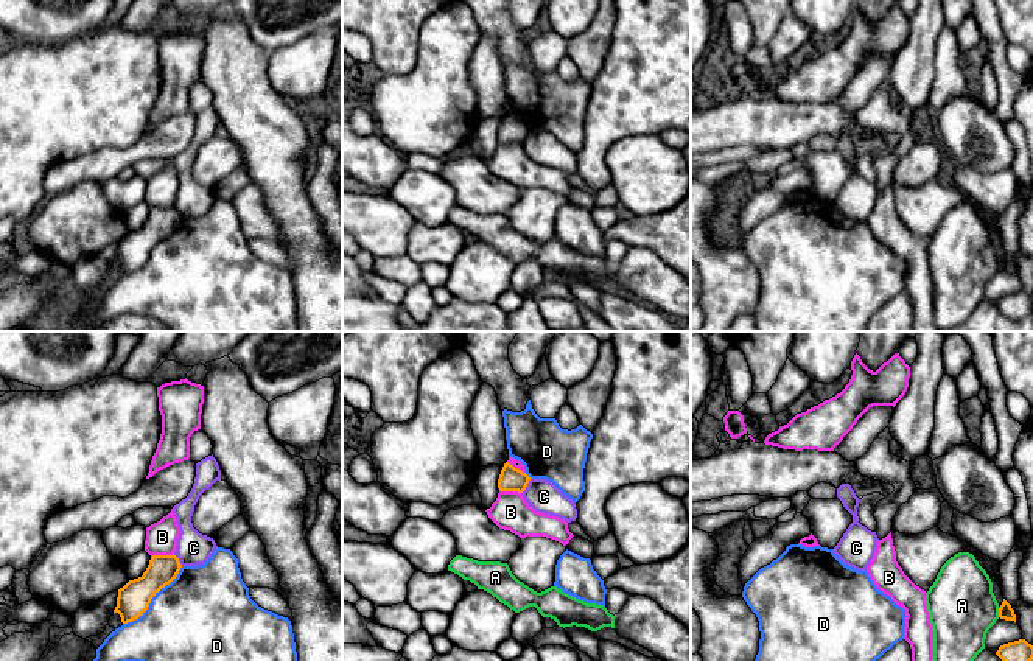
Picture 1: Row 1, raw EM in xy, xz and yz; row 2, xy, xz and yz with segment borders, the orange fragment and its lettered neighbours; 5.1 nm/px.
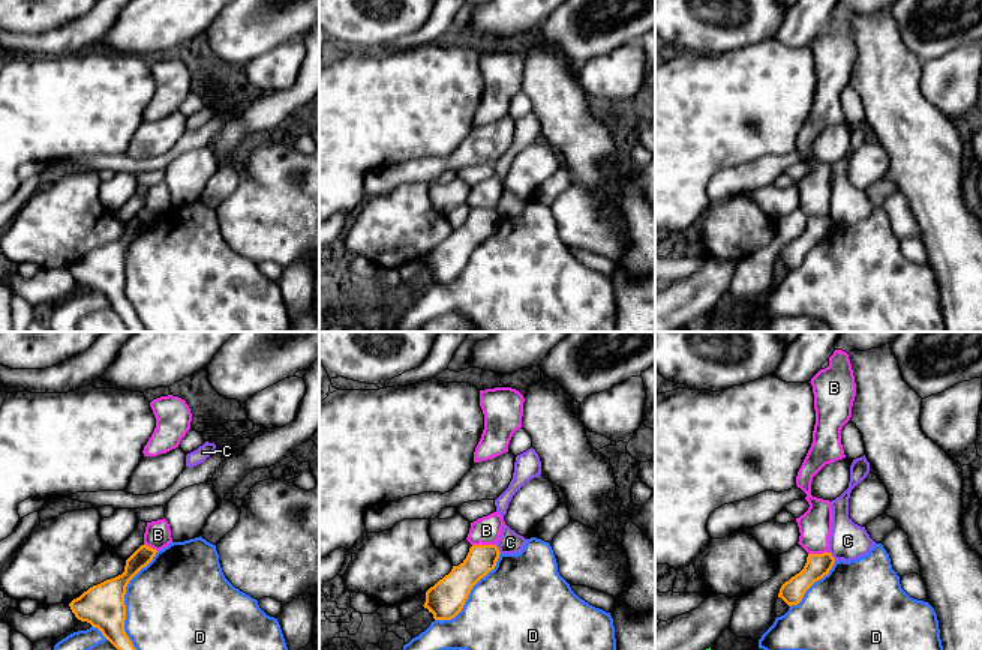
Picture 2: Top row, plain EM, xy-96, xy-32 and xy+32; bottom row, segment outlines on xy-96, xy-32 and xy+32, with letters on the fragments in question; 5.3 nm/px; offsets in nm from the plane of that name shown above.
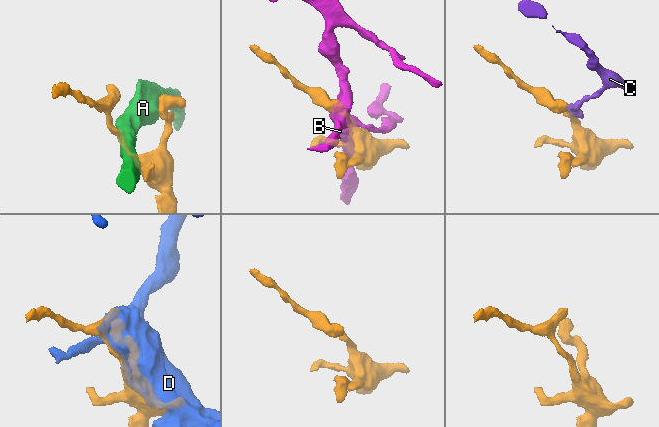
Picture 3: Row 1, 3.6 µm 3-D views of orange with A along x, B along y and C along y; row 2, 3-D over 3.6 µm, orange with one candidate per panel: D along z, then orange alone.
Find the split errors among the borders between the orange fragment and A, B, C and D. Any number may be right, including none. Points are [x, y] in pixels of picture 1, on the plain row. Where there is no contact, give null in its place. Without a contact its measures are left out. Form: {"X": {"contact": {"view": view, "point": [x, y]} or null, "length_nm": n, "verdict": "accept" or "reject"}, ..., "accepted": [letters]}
{"A": {"contact": {"view": "yz", "point": [999, 263]}, "length_nm": 60, "verdict": "reject"}, "B": {"contact": {"view": "xy", "point": [162, 207]}, "length_nm": 120, "verdict": "reject"}, "C": {"contact": {"view": "xz", "point": [526, 137]}, "length_nm": 90, "verdict": "reject"}, "D": {"contact": {"view": "xy", "point": [151, 249]}, "length_nm": 440, "verdict": "reject"}, "accepted": []}

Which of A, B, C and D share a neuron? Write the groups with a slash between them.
A / B / C / D

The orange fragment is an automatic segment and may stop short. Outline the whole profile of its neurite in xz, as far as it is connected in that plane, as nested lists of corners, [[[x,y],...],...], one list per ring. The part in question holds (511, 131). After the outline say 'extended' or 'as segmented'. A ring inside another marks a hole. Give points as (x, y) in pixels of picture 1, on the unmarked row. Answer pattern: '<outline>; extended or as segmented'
[[[509,114],[504,115],[499,131],[498,140],[499,143],[518,143],[523,145],[529,135],[531,129],[521,121],[515,120]]]; as segmented

